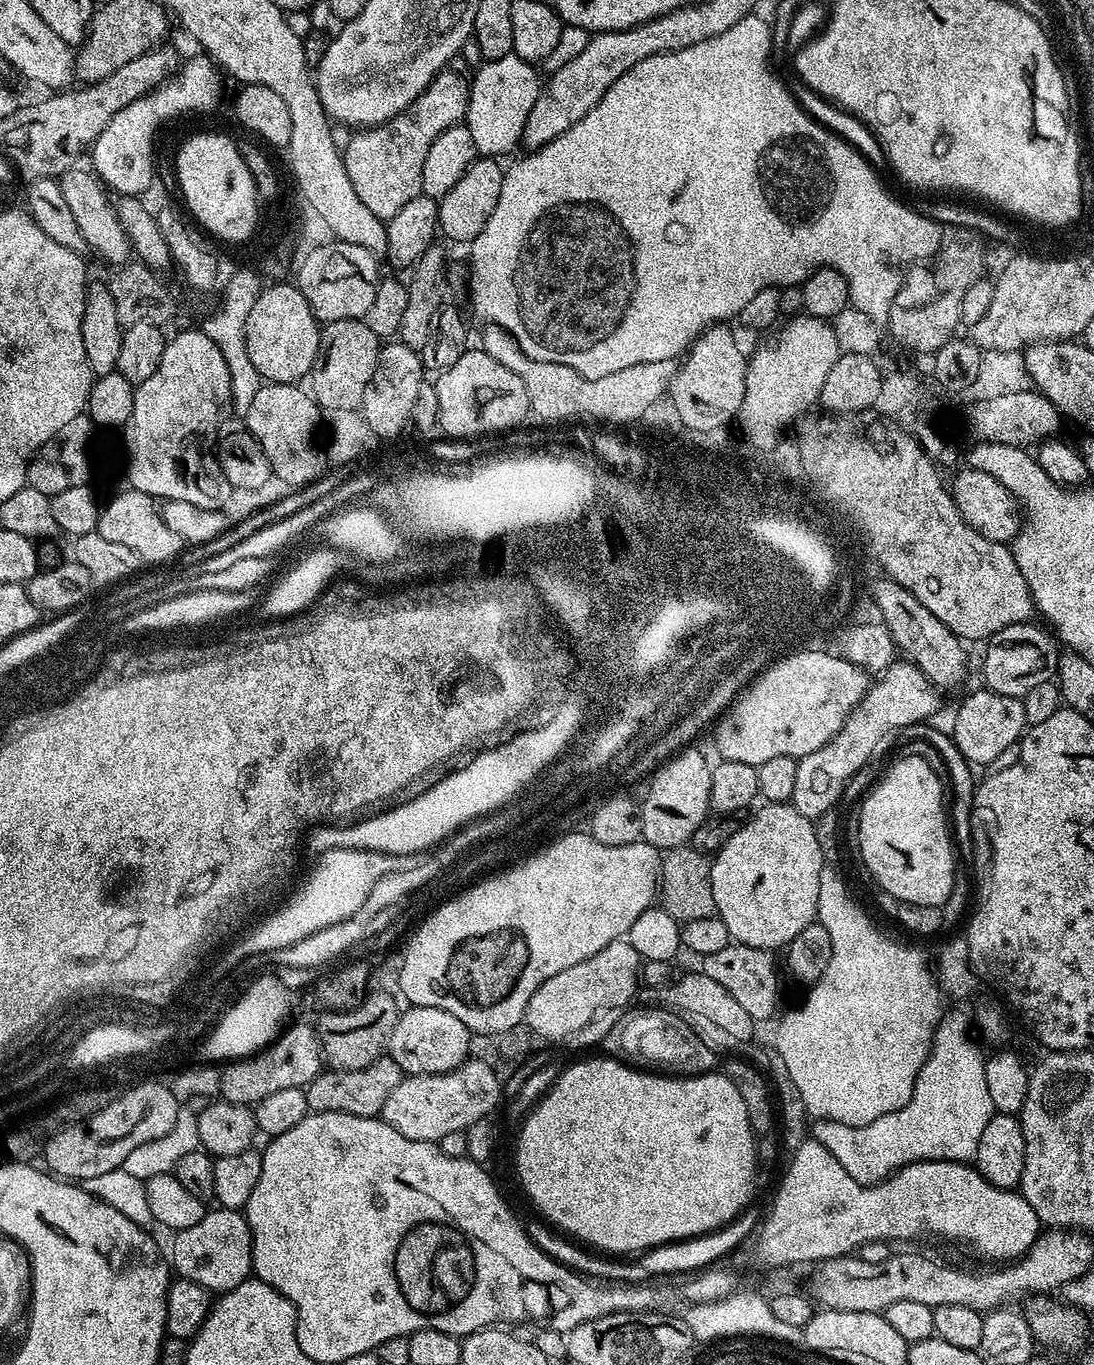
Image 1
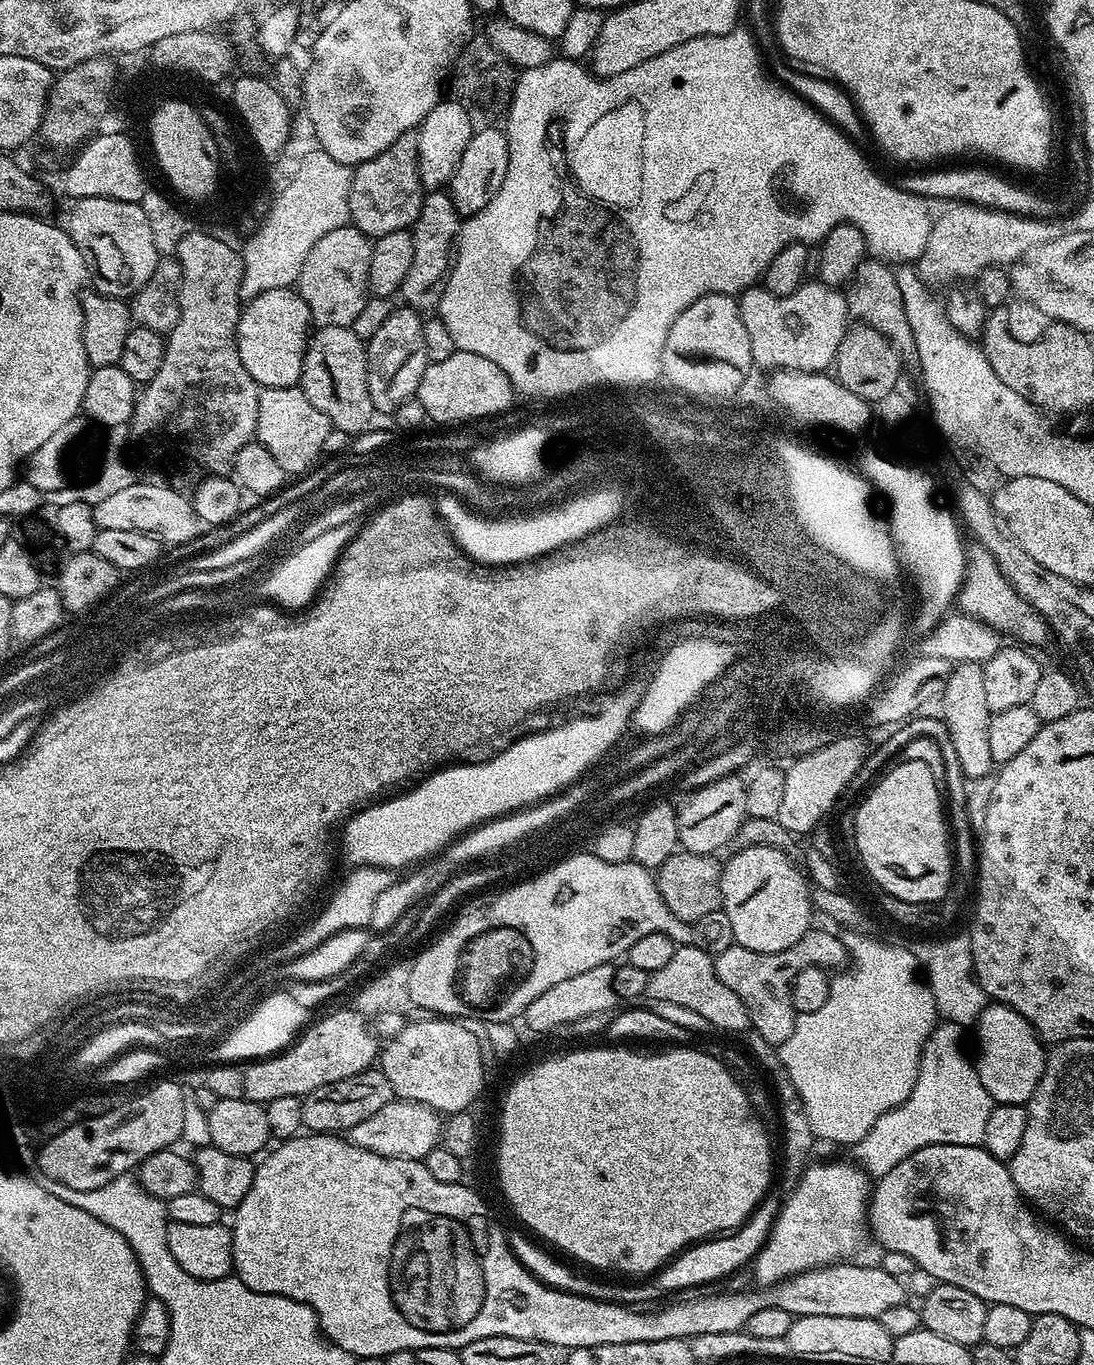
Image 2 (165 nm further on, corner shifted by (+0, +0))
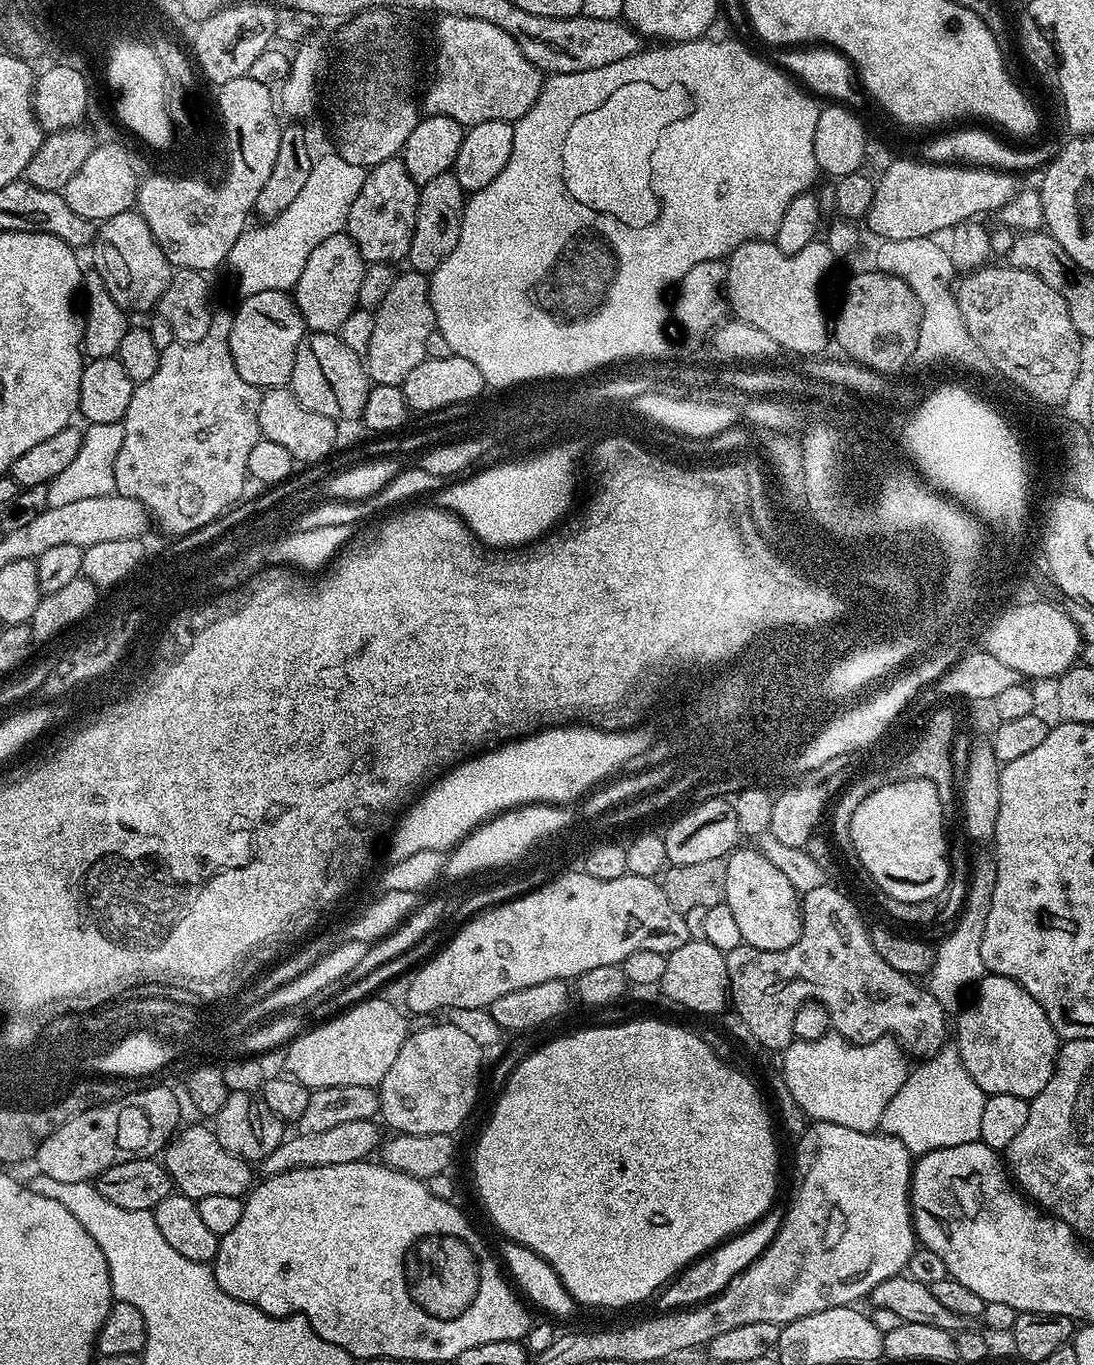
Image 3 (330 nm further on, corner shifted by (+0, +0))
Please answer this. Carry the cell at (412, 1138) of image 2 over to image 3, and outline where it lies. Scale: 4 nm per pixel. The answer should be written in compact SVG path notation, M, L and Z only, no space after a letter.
M375 1119L345 1122L342 1126L333 1126L330 1130L322 1130L322 1134L302 1134L297 1131L293 1136L289 1135L285 1138L278 1146L274 1146L274 1150L270 1150L270 1154L266 1154L266 1158L259 1161L259 1171L261 1168L264 1171L263 1175L269 1177L295 1168L358 1162L371 1157L382 1144L381 1125L379 1123L376 1125L376 1123Z

